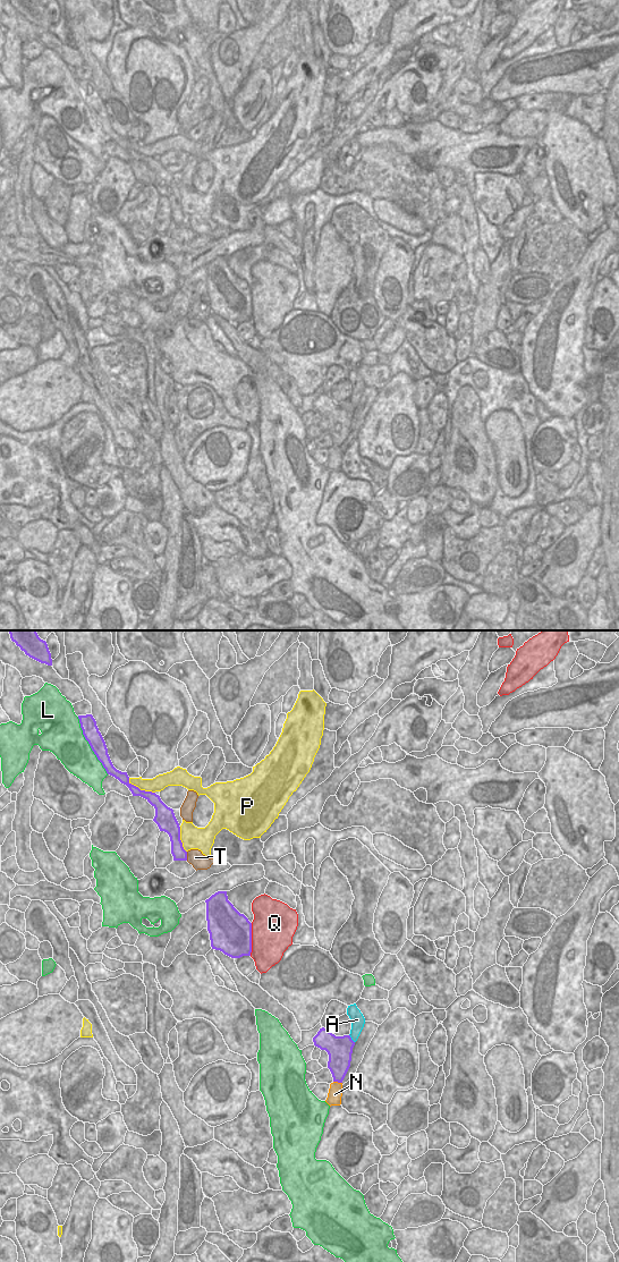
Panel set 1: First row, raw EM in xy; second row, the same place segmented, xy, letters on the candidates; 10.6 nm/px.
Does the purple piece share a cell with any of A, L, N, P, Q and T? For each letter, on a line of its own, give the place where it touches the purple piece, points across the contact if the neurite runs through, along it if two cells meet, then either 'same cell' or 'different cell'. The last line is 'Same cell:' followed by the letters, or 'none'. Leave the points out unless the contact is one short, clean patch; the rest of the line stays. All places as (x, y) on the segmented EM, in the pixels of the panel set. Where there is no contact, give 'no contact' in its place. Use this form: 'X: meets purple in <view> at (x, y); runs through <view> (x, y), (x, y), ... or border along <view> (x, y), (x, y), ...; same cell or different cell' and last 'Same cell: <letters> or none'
A: meets purple in xy at (350, 1039); different cell
L: meets purple in xy at (90, 745); different cell
N: meets purple in xy at (338, 1082); different cell
P: meets purple in xy at (140, 789); different cell
Q: meets purple in xy at (251, 939); different cell
T: meets purple in xy at (186, 856); different cell
Same cell: none

